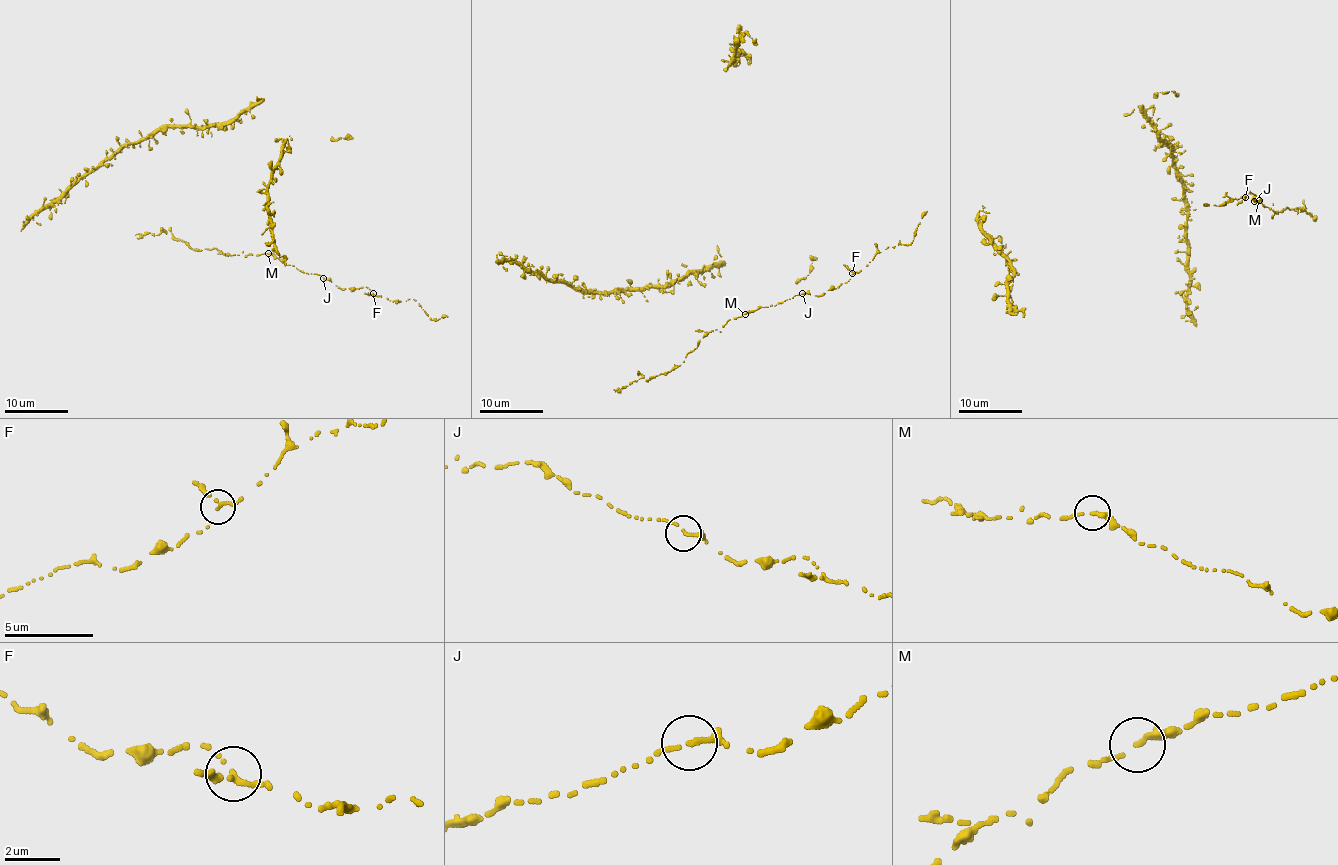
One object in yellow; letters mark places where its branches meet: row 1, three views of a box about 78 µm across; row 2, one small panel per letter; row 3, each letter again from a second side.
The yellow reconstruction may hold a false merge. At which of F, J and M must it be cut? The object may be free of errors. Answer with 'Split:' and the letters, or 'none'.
Split: none

